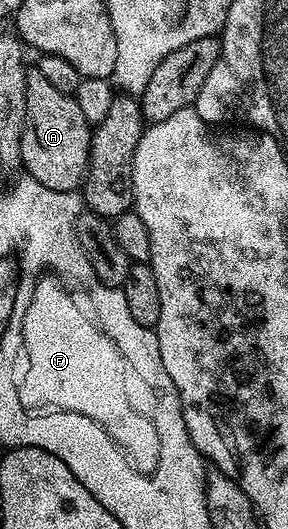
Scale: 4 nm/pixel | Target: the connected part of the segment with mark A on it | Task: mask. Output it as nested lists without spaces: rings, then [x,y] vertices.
[[[37,69],[26,72],[27,85],[27,113],[24,133],[20,141],[20,153],[22,154],[22,167],[25,174],[31,175],[40,185],[48,185],[48,189],[57,191],[78,191],[82,186],[82,180],[86,178],[86,166],[90,164],[90,137],[92,124],[84,117],[80,105],[71,93],[60,93]]]

